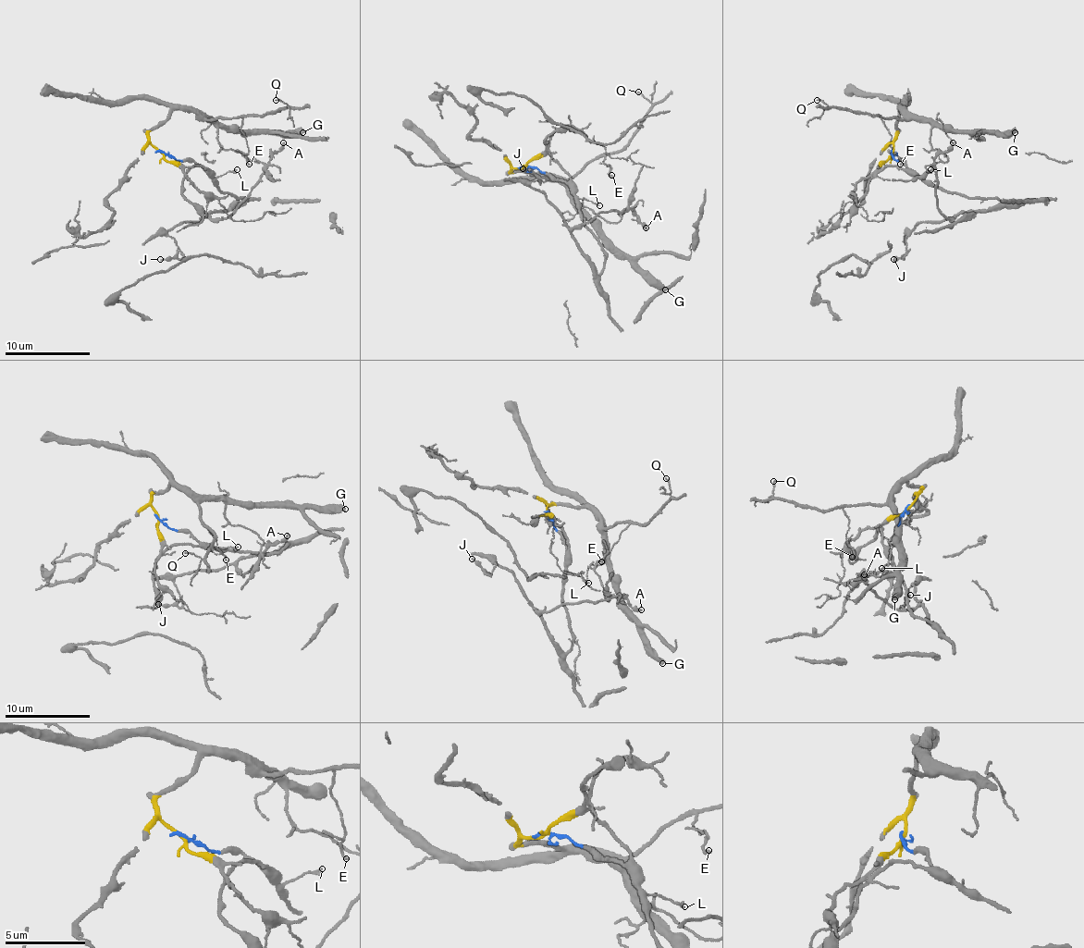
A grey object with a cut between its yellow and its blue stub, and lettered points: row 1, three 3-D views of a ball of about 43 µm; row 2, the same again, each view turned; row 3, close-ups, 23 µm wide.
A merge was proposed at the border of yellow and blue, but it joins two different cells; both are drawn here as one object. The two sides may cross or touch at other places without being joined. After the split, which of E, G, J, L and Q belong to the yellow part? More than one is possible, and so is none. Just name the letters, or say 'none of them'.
E, G, Q

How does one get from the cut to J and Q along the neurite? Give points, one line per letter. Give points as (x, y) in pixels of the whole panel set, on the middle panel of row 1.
J: (523, 166), (572, 190), (606, 256), (599, 275), (523, 168)
Q: (523, 168), (511, 170), (559, 175), (565, 178), (576, 177), (591, 162), (617, 153), (651, 106), (638, 91)

